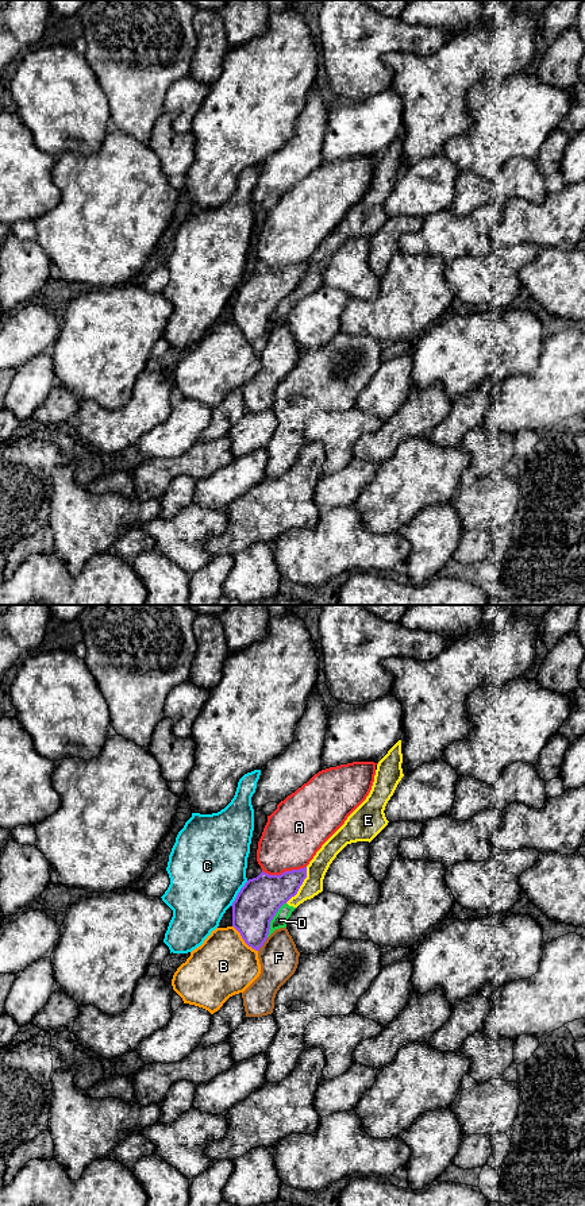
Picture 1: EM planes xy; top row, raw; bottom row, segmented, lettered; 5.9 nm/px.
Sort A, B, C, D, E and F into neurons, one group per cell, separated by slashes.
A / B / C / D E / F

